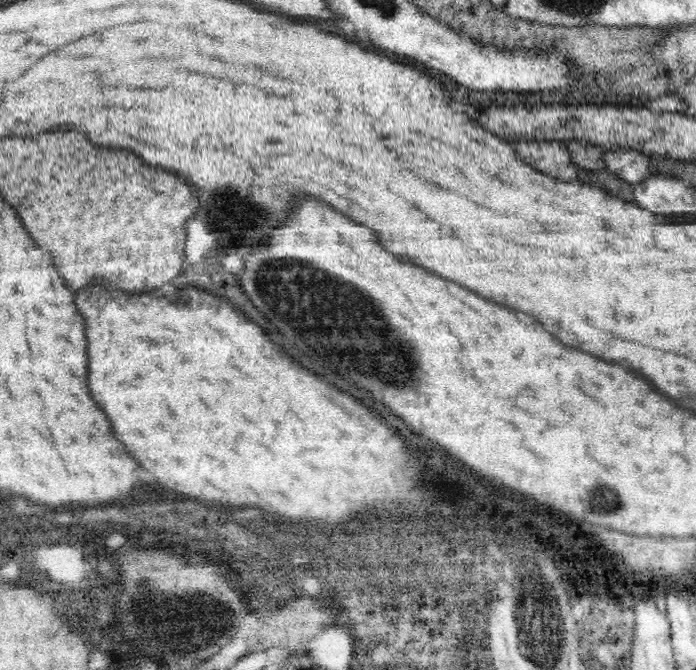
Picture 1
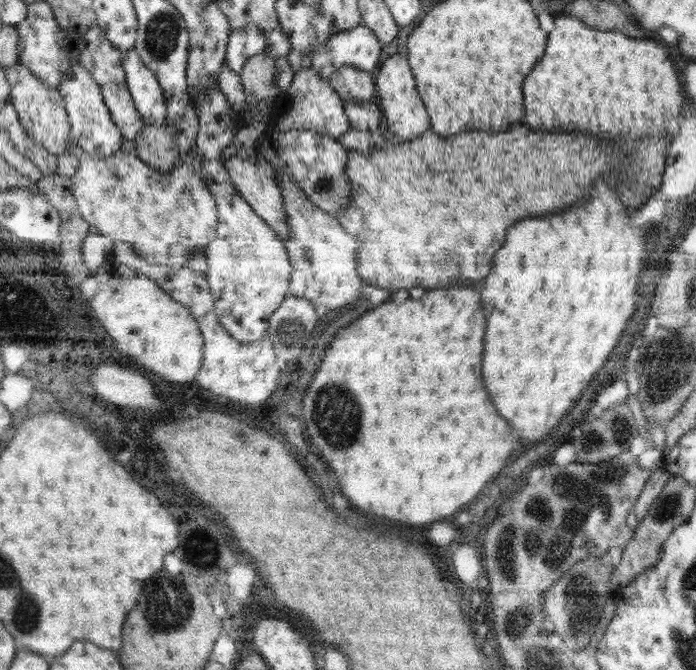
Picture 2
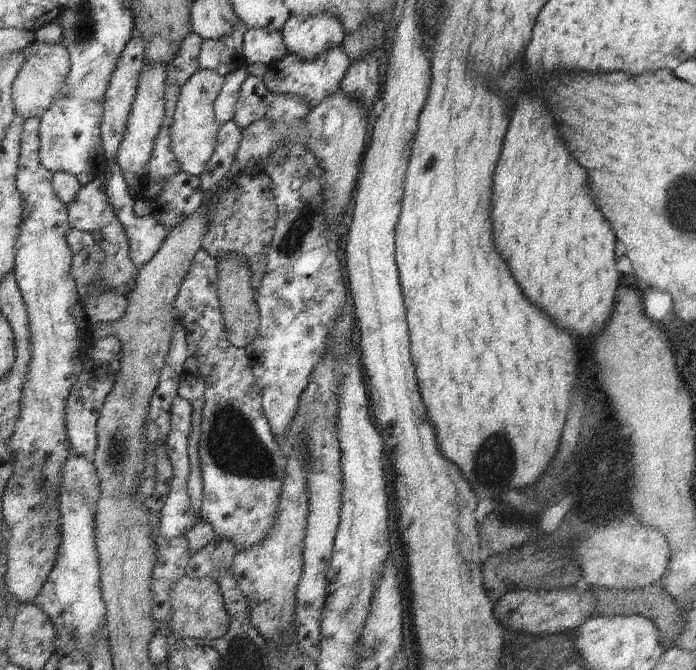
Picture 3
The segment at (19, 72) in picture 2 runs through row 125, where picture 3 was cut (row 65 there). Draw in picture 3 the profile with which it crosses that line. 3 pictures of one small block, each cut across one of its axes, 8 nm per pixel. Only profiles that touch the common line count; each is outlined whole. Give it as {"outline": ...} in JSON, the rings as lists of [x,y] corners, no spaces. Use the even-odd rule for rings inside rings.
{"outline":[[[34,42],[30,47],[31,54],[26,56],[24,66],[16,75],[12,83],[12,98],[15,104],[15,113],[24,120],[41,116],[48,110],[52,100],[58,98],[60,90],[64,88],[64,82],[70,72],[69,52],[64,46],[48,46],[48,44]]]}

